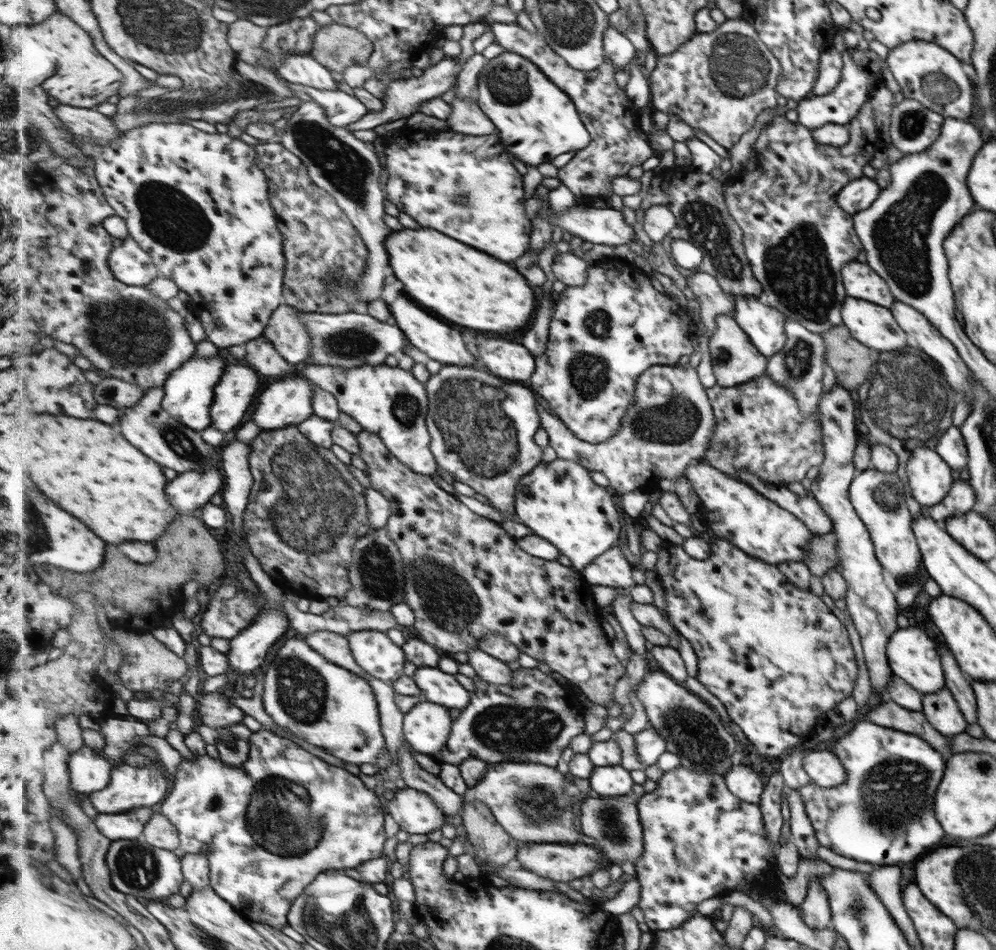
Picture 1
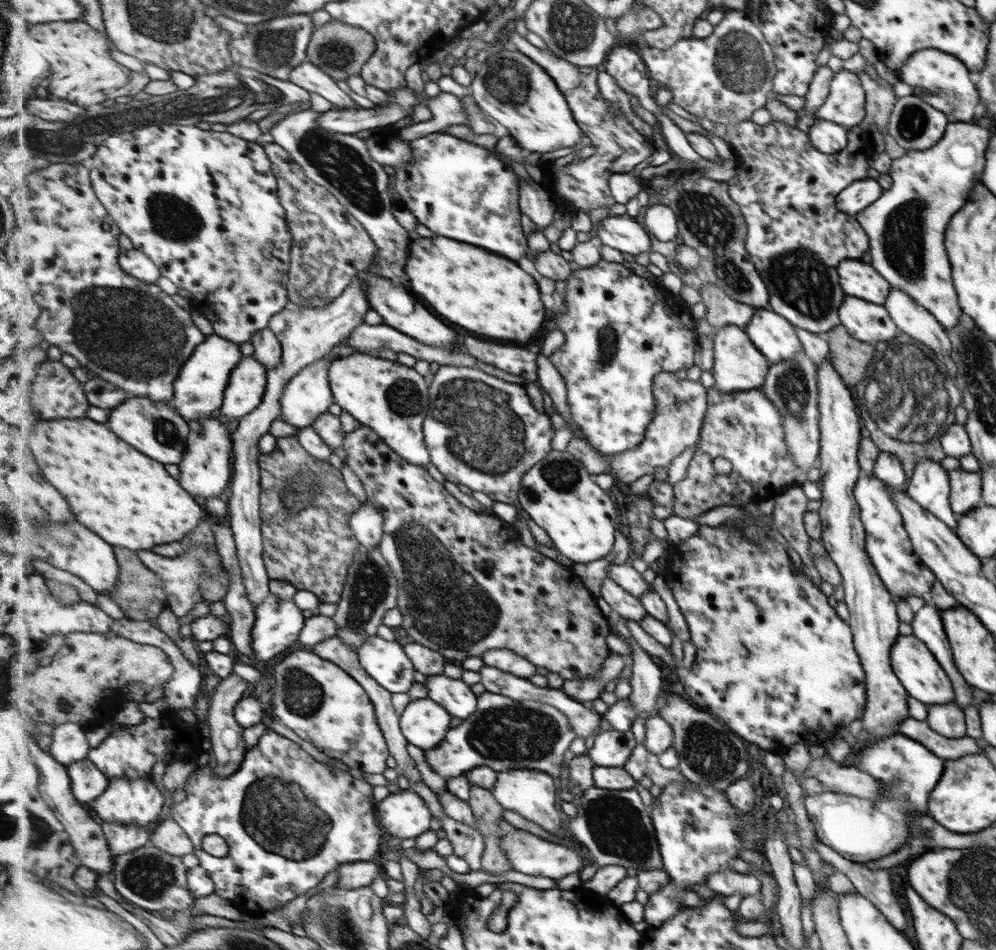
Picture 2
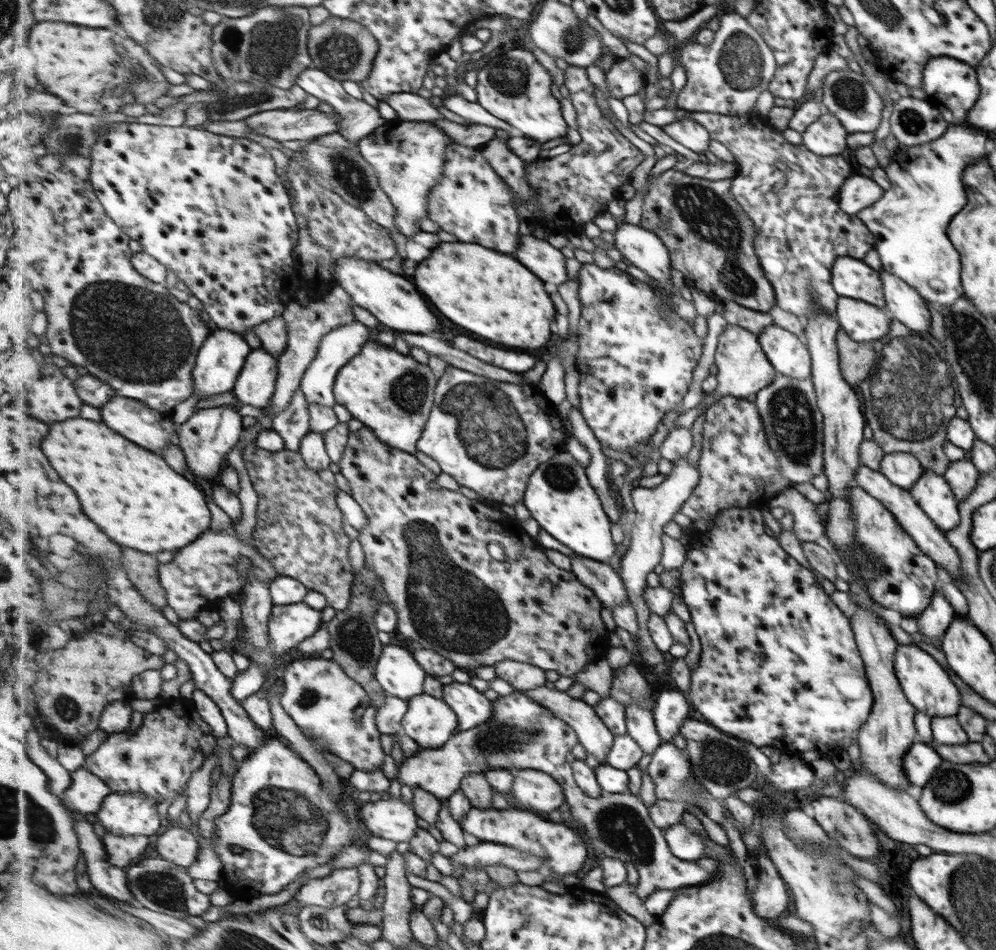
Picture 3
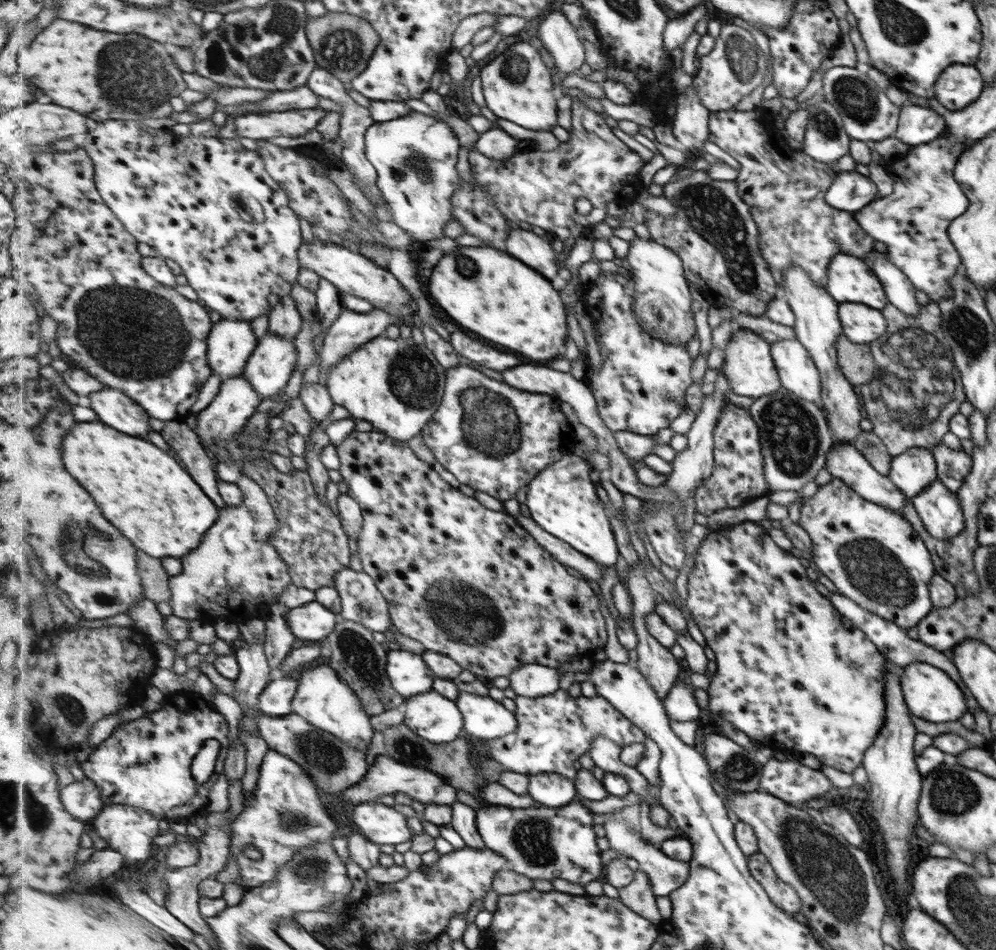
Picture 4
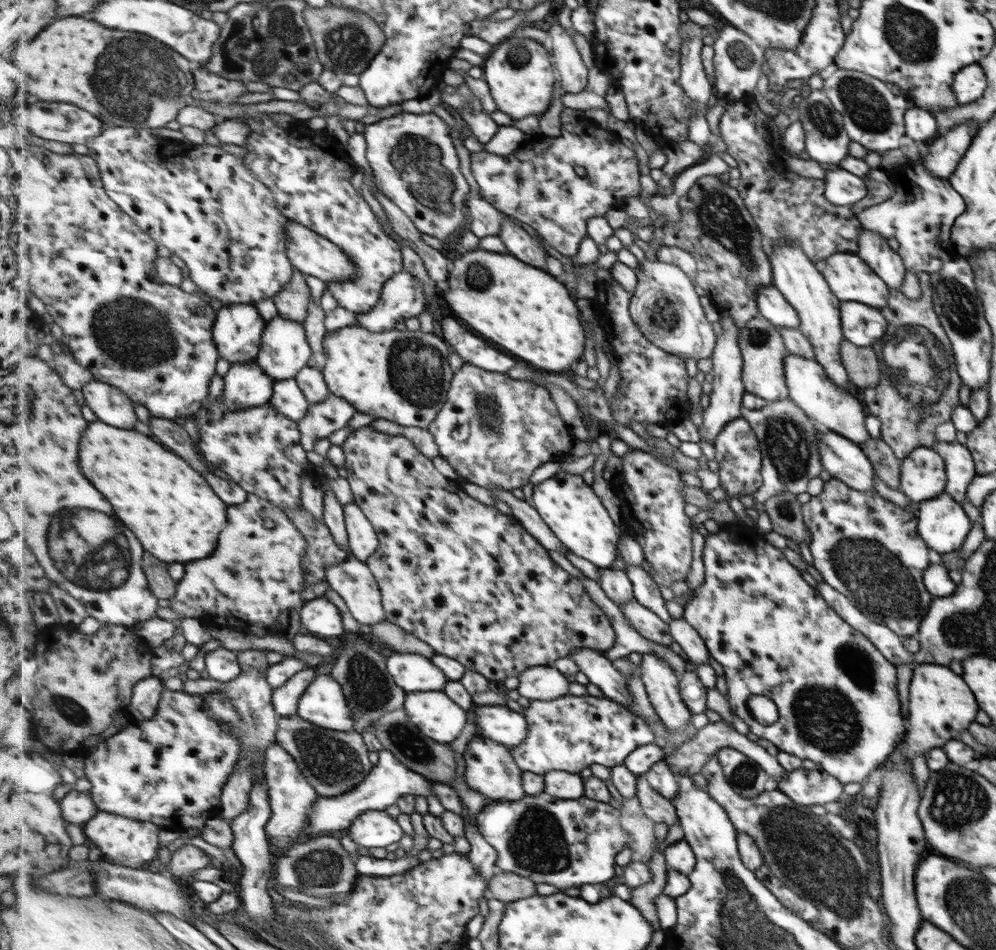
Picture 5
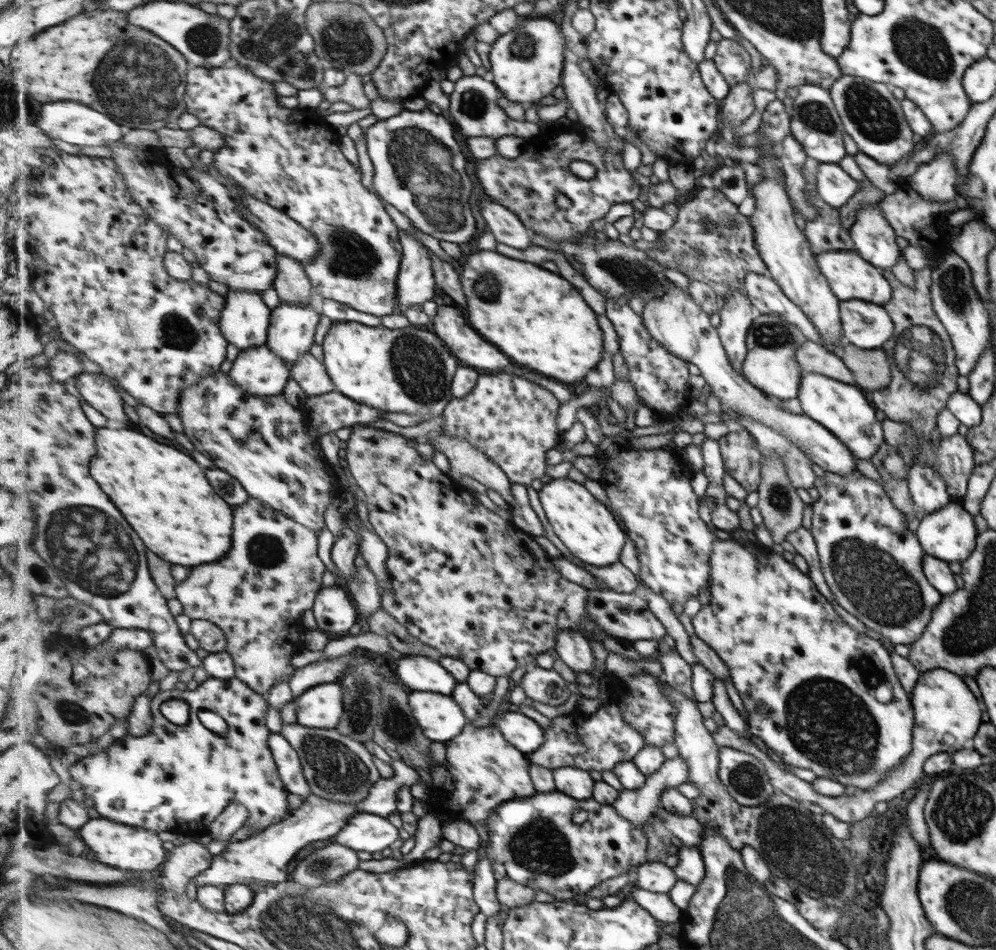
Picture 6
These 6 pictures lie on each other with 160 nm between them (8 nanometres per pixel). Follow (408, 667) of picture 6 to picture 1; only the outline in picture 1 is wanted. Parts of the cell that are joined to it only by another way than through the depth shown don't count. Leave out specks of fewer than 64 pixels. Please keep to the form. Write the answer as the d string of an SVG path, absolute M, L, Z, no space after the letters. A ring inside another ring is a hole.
M365 630L347 637L359 666L368 674L393 685L405 668L407 656L402 646L397 646L386 632Z

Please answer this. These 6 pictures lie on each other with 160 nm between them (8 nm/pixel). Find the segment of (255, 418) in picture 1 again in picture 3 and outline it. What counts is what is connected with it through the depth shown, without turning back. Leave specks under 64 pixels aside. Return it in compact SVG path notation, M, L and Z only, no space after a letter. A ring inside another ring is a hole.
M361 321L341 325L323 337L319 352L307 372L305 372L300 386L309 404L322 404L330 407L337 404L334 387L337 378L340 376L339 372L348 362L353 360L354 356L357 356L362 351L362 347L368 342L369 338L371 338L371 327Z

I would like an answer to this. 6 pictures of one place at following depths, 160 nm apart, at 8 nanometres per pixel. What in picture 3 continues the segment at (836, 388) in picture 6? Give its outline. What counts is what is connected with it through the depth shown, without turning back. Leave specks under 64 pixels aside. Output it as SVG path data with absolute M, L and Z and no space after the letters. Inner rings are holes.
M777 324L764 326L757 337L776 373L793 380L810 378L811 354L800 337Z

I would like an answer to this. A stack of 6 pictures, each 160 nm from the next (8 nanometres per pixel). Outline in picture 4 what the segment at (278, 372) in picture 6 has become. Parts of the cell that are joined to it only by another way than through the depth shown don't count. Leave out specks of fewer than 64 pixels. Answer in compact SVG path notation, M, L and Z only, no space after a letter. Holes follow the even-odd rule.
M239 378L227 379L221 382L219 392L212 402L199 414L197 414L197 429L195 432L200 436L201 442L207 448L213 446L213 441L225 442L234 435L241 434L247 427L248 420L257 412L259 405L264 401L257 389L249 380Z

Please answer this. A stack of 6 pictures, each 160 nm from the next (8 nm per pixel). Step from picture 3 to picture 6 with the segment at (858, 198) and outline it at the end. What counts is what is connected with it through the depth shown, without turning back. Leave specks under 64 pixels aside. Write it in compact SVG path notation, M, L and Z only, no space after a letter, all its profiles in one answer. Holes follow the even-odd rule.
M810 163L816 189L825 204L838 209L858 191L858 182L851 179L837 164Z

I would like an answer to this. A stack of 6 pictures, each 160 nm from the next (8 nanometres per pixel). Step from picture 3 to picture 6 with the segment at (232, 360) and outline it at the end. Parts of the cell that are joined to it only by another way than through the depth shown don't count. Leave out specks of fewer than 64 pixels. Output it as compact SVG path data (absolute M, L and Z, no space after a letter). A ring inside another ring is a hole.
M229 291L220 325L225 338L240 351L268 342L272 308L262 293Z

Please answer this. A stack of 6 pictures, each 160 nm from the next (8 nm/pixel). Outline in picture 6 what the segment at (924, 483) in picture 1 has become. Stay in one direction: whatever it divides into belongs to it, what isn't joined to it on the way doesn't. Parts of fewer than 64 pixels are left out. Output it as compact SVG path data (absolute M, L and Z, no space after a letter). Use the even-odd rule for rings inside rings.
M947 503L943 508L931 514L919 515L916 529L916 538L925 554L947 564L961 562L975 550L976 532L973 525L973 516L963 507L955 503Z

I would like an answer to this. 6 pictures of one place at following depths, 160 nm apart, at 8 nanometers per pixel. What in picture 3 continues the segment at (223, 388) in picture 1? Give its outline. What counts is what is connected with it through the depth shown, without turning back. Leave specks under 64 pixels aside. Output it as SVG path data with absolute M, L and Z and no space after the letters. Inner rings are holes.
M252 349L233 390L238 404L249 404L265 409L272 402L276 391L279 359L267 349Z

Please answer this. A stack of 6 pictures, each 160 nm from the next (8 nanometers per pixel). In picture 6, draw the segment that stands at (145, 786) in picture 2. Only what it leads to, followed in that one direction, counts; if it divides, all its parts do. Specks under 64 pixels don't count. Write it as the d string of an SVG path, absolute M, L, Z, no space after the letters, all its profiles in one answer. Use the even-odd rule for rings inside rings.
M99 816L81 827L77 834L80 839L87 842L85 845L97 854L99 862L111 864L119 870L159 873L163 862L167 860L167 850L163 846L163 840L157 836L157 832L147 828L121 824L104 816Z

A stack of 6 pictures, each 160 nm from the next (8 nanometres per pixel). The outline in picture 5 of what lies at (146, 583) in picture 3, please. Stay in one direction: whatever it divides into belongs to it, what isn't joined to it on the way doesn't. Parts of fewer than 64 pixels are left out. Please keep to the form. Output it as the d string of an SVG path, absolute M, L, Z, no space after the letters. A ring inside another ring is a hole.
M145 552L145 575L149 578L149 586L159 599L171 600L176 596L177 584L167 570L167 562L155 558L151 552Z

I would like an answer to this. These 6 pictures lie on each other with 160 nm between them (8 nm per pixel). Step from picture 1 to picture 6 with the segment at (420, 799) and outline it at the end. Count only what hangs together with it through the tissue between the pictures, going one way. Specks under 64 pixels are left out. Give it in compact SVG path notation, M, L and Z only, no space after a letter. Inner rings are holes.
M359 812L348 820L339 835L334 836L335 844L348 847L356 852L383 852L399 840L399 828L393 826L387 817L376 813Z

